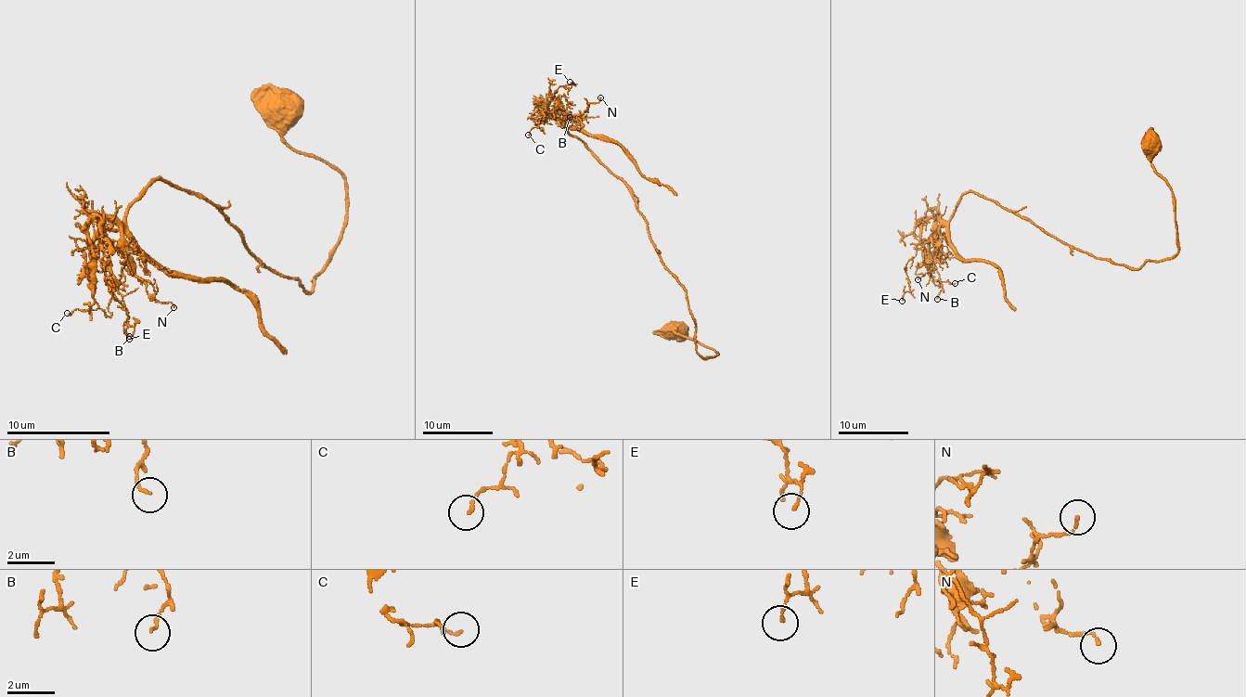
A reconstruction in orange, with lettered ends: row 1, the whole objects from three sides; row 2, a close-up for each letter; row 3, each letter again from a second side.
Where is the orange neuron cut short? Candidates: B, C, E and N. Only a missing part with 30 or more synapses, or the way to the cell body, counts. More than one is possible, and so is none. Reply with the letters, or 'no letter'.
no letter

